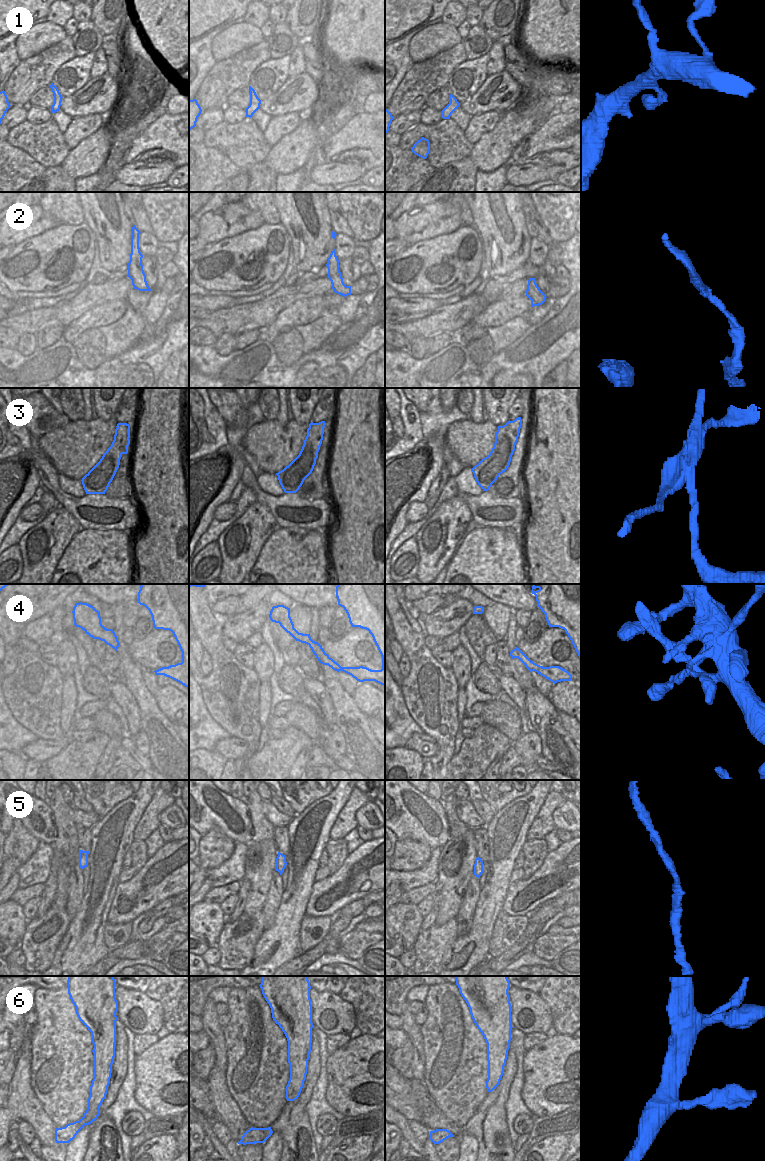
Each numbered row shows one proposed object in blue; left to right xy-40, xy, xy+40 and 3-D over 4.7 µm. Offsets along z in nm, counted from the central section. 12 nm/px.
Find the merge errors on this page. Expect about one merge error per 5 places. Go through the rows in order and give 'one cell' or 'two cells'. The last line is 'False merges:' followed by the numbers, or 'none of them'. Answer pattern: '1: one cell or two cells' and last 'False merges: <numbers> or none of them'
1: one cell
2: one cell
3: two cells
4: two cells
5: one cell
6: one cell
False merges: 3, 4

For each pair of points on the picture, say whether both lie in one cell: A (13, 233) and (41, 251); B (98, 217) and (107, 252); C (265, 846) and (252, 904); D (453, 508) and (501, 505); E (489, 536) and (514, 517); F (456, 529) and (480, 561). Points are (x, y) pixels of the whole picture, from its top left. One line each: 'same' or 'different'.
A: different
B: same
C: same
D: different
E: different
F: different

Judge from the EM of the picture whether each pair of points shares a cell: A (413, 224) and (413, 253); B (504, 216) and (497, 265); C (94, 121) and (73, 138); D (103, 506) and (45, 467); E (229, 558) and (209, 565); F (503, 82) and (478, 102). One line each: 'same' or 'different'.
A: different
B: same
C: same
D: same
E: different
F: same

